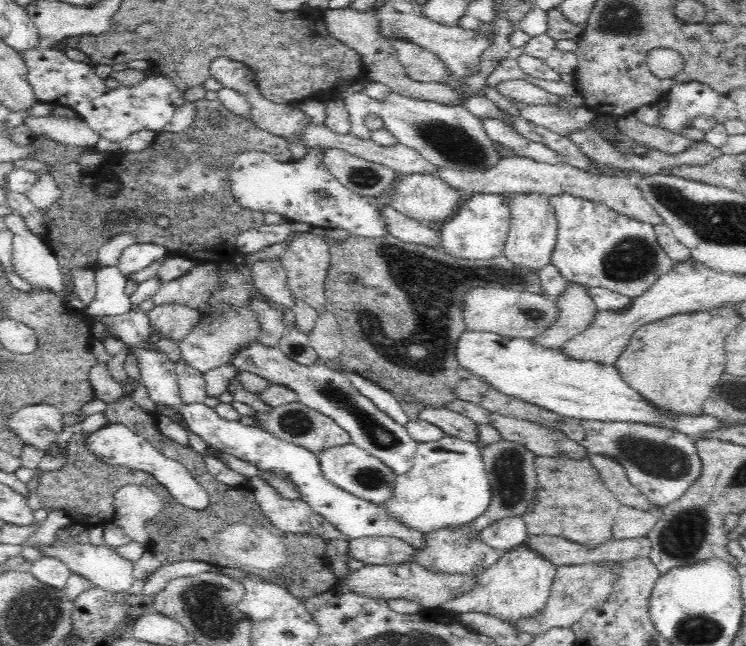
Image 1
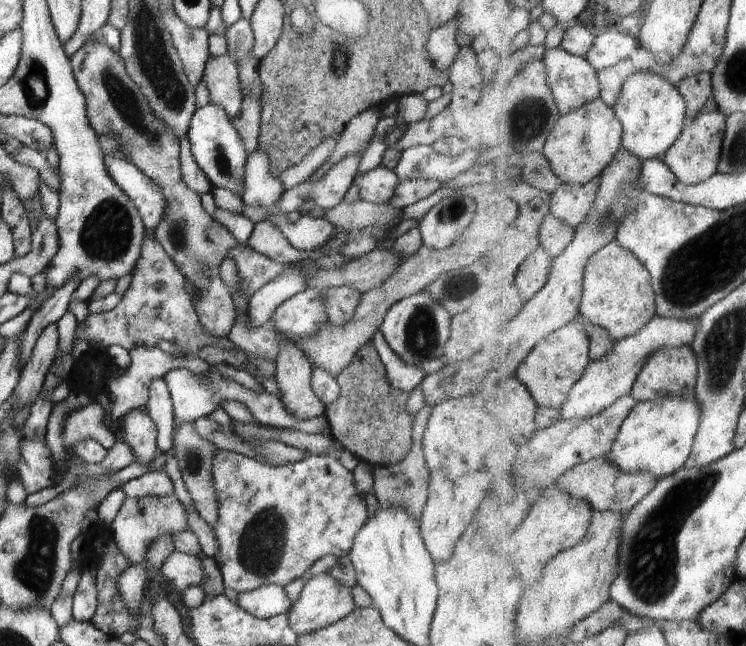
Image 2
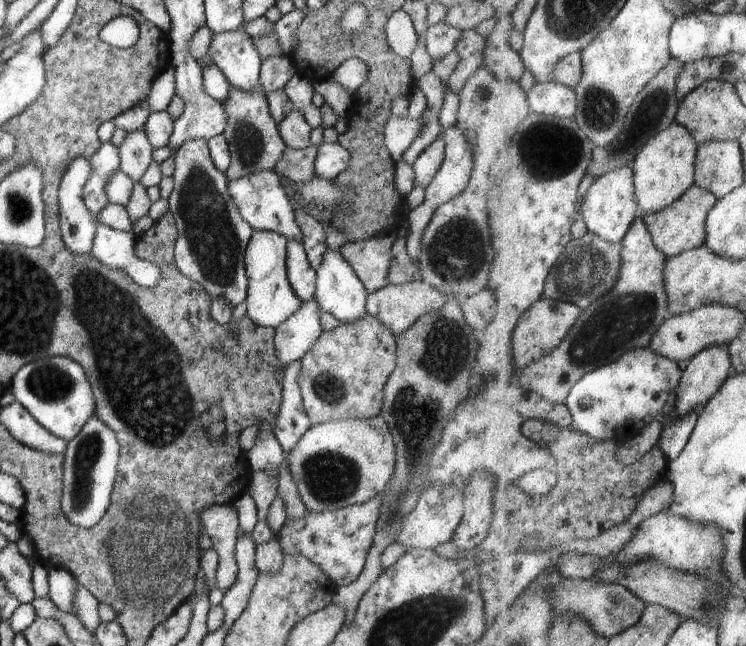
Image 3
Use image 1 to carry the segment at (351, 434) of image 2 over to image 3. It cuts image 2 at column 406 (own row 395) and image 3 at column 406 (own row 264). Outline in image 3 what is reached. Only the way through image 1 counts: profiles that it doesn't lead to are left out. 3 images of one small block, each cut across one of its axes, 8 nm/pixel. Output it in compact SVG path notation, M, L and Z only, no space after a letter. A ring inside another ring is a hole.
M456 298L450 299L440 310L422 315L410 328L407 328L399 335L395 335L397 363L396 368L384 385L383 407L380 414L383 421L389 426L394 439L396 451L395 469L390 482L388 482L384 490L385 493L381 496L376 532L374 533L373 543L369 548L364 568L360 576L352 584L345 587L337 587L335 598L332 599L332 603L345 608L344 628L352 626L359 600L382 574L384 568L381 565L381 554L385 548L395 542L407 514L410 514L410 511L419 501L419 496L423 493L428 480L430 455L435 450L435 446L440 444L442 431L452 418L450 414L454 414L458 410L459 404L468 394L469 378L477 360L478 341L475 337L475 330L468 326L463 317L461 302L457 301Z

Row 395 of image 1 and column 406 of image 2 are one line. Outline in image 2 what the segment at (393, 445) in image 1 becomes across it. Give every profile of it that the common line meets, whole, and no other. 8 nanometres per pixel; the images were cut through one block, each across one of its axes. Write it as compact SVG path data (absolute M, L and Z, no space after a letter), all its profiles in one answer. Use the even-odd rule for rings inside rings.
M422 289L412 296L400 300L386 313L386 318L380 326L380 332L390 346L390 350L402 358L406 364L420 366L424 376L434 374L451 363L442 356L444 349L451 342L450 314L436 302L435 298L428 296Z

